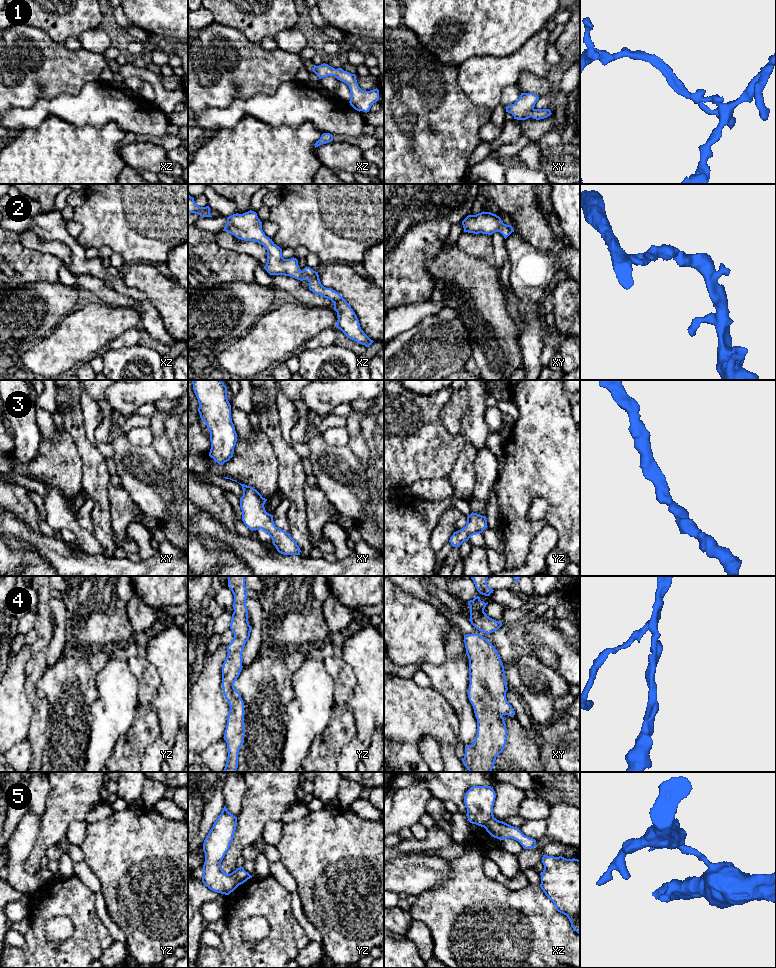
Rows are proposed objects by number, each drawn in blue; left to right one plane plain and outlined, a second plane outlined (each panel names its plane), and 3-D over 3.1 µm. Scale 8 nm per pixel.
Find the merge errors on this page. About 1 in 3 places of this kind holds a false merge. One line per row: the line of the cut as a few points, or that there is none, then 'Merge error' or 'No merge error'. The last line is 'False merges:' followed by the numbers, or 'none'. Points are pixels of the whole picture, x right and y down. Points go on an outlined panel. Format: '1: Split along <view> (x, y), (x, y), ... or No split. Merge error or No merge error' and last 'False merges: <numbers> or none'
1: No split. No merge error
2: No split. No merge error
3: No split. No merge error
4: No split. No merge error
5: Split along yz (234, 871), (239, 884). Merge error
False merges: 5

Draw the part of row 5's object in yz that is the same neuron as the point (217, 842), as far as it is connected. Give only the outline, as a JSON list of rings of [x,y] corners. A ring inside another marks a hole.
[[[224,806],[203,843],[205,862],[202,882],[210,890],[225,895],[229,895],[239,886],[235,871],[226,874],[221,867],[233,841],[236,825],[237,817]]]

